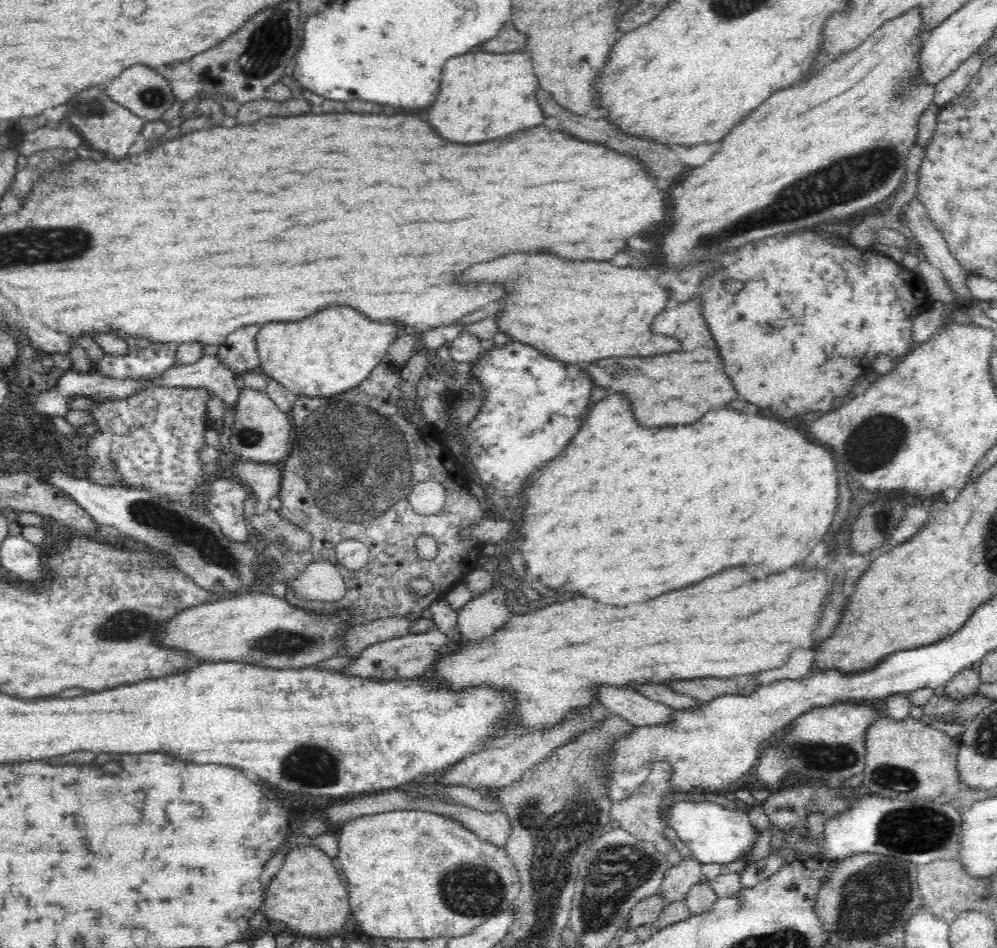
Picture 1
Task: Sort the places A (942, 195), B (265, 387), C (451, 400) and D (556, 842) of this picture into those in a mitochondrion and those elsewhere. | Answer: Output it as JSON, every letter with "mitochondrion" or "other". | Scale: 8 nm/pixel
{"A":"other","B":"other","C":"mitochondrion","D":"mitochondrion"}

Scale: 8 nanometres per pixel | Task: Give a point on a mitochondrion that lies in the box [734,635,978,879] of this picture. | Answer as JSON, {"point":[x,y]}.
{"point":[920,830]}

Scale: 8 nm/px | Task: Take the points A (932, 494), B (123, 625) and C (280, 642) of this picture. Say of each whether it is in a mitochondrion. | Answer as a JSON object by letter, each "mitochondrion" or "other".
{"A":"other","B":"mitochondrion","C":"mitochondrion"}

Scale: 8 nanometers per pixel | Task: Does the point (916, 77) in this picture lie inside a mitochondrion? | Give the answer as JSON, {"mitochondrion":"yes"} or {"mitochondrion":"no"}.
{"mitochondrion":"no"}

